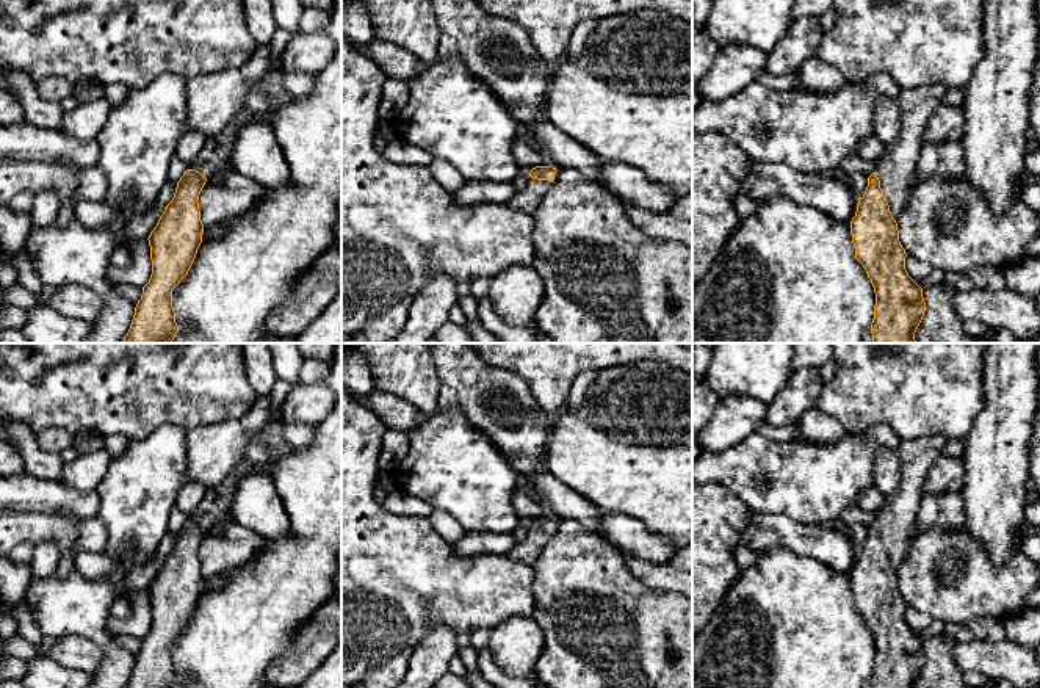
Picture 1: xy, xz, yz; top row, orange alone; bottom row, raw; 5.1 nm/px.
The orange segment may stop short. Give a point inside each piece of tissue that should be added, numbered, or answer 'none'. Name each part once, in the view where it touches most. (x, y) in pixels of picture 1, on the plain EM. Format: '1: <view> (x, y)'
1: yz (896, 517)

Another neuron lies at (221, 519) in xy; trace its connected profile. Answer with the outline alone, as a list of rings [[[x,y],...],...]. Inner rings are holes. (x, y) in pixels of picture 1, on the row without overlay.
[[[221,503],[208,519],[207,530],[215,536],[221,536],[233,522],[232,514],[226,509],[226,503]]]

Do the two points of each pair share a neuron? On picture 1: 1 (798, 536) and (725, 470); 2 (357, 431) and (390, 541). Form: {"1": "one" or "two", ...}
{"1": "two", "2": "one"}

